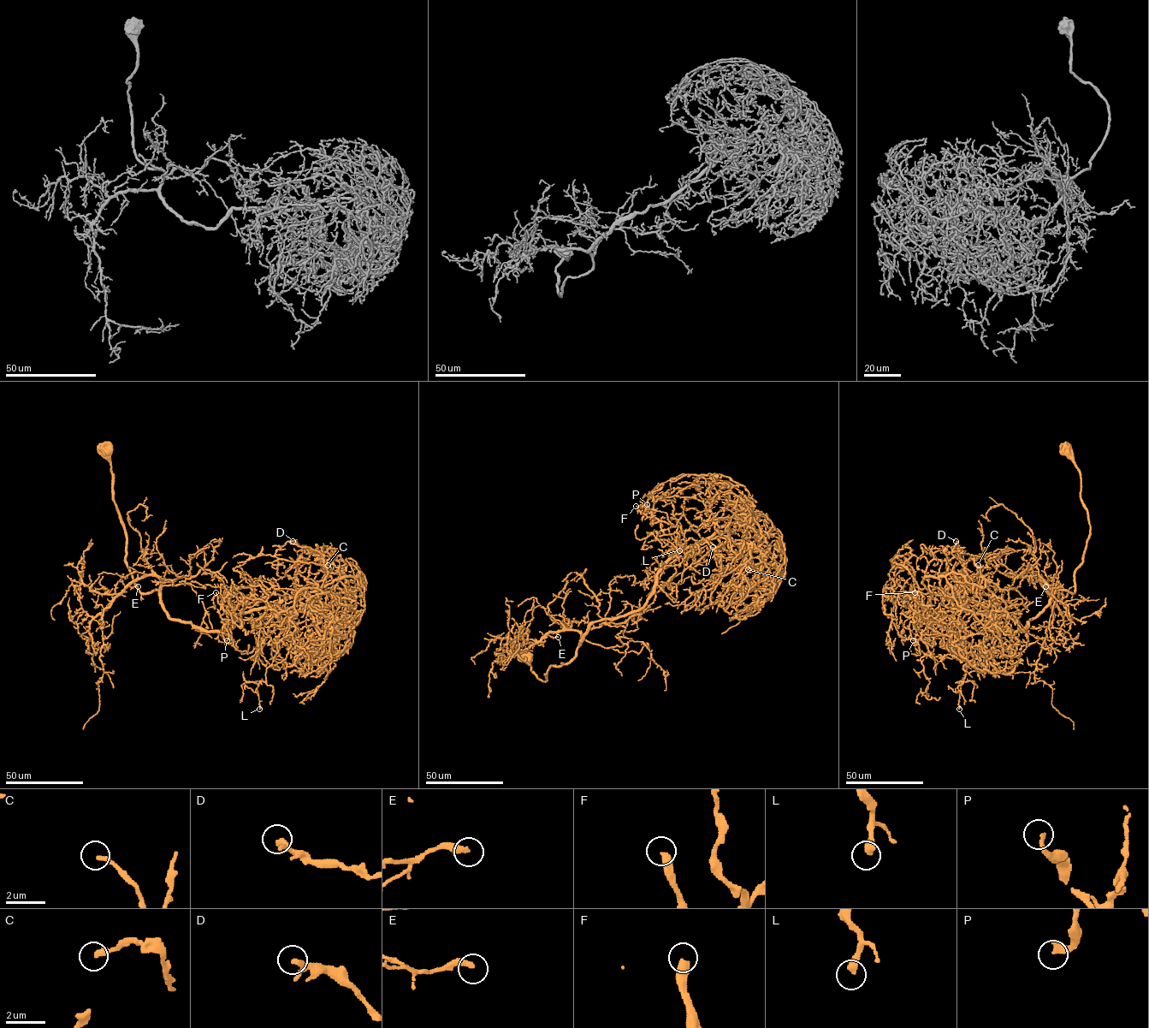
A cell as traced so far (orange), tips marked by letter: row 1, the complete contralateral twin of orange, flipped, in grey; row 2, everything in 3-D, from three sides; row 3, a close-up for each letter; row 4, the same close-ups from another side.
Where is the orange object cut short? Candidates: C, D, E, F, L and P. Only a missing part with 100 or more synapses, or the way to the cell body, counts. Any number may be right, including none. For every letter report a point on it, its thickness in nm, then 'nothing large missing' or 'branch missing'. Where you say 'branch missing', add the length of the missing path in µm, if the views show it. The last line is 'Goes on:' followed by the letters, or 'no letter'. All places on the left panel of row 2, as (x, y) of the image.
C: at (328, 565); 240 nm thick; nothing large missing
D: at (293, 541); 220 nm thick; nothing large missing
E: at (138, 586); 320 nm thick; nothing large missing
F: at (216, 592); 400 nm thick; branch missing; about 60 µm are missing
L: at (259, 709); 360 nm thick; nothing large missing
P: at (227, 640); 280 nm thick; branch missing; about 50 µm are missing
Goes on: F, P

